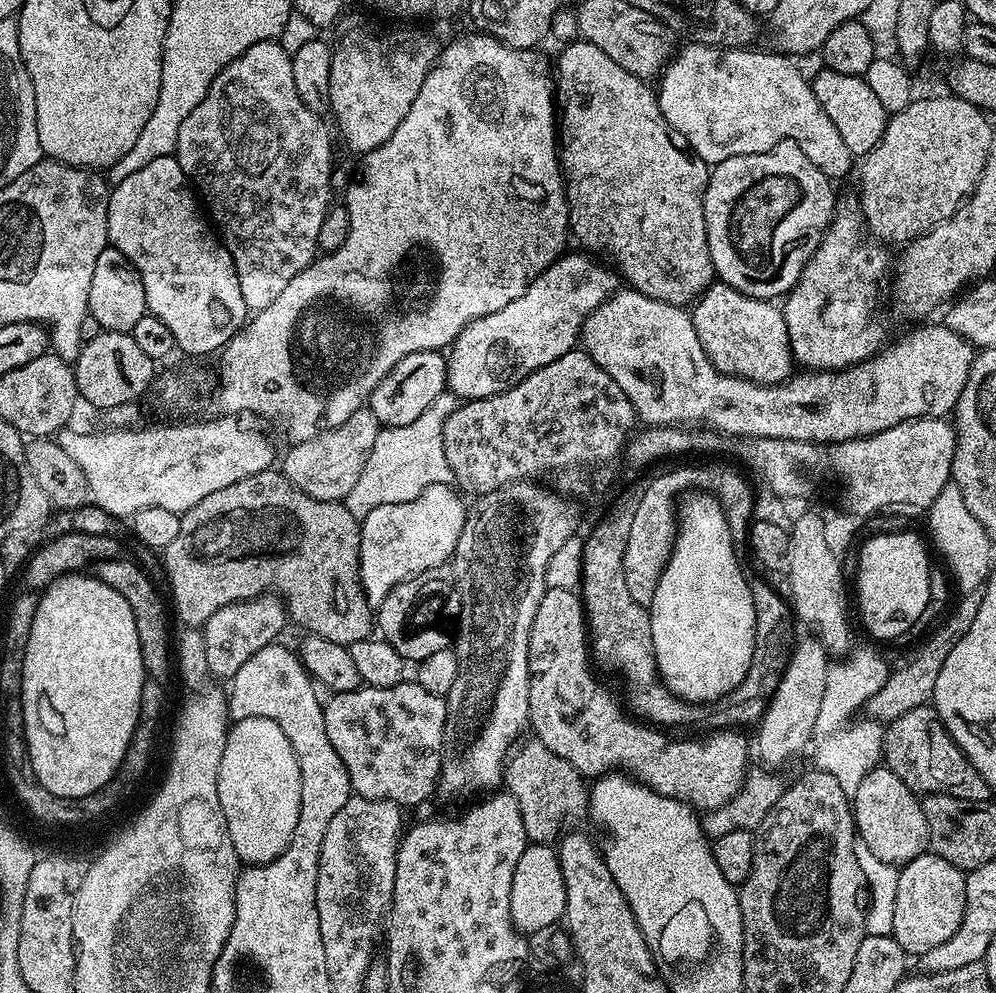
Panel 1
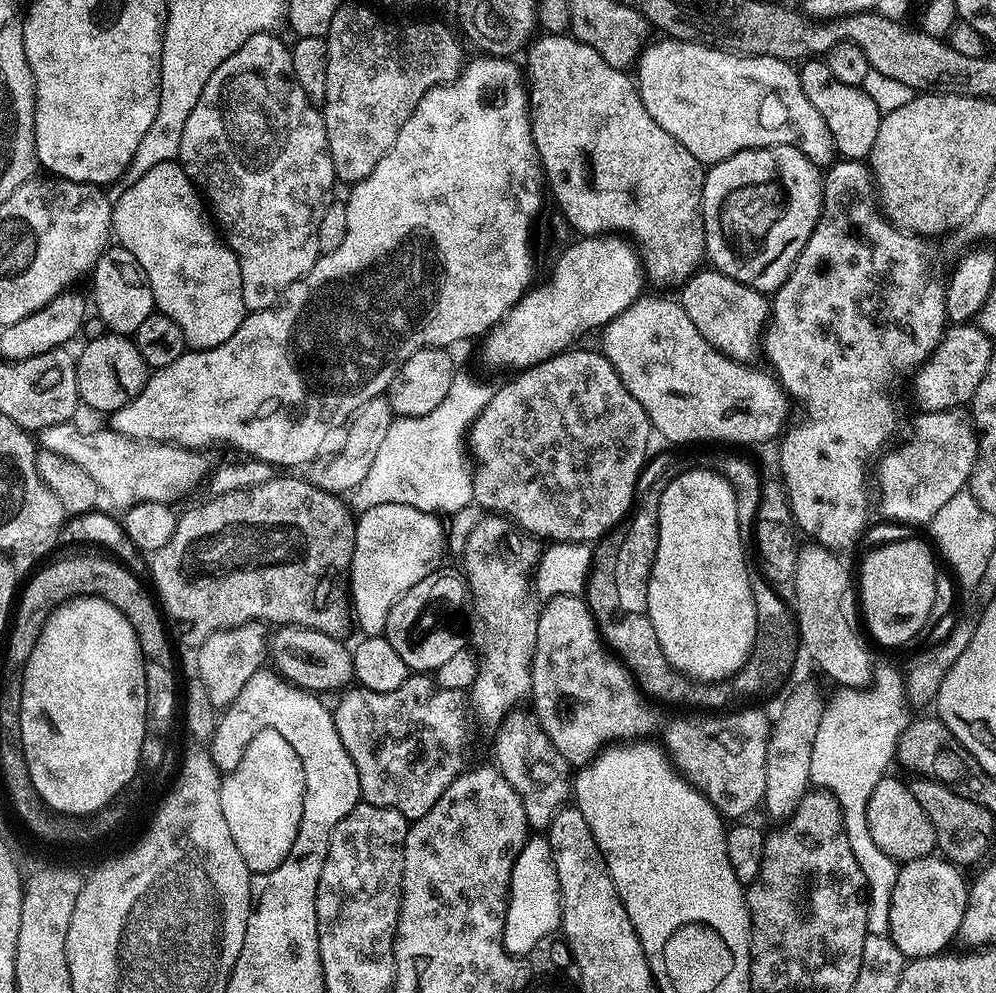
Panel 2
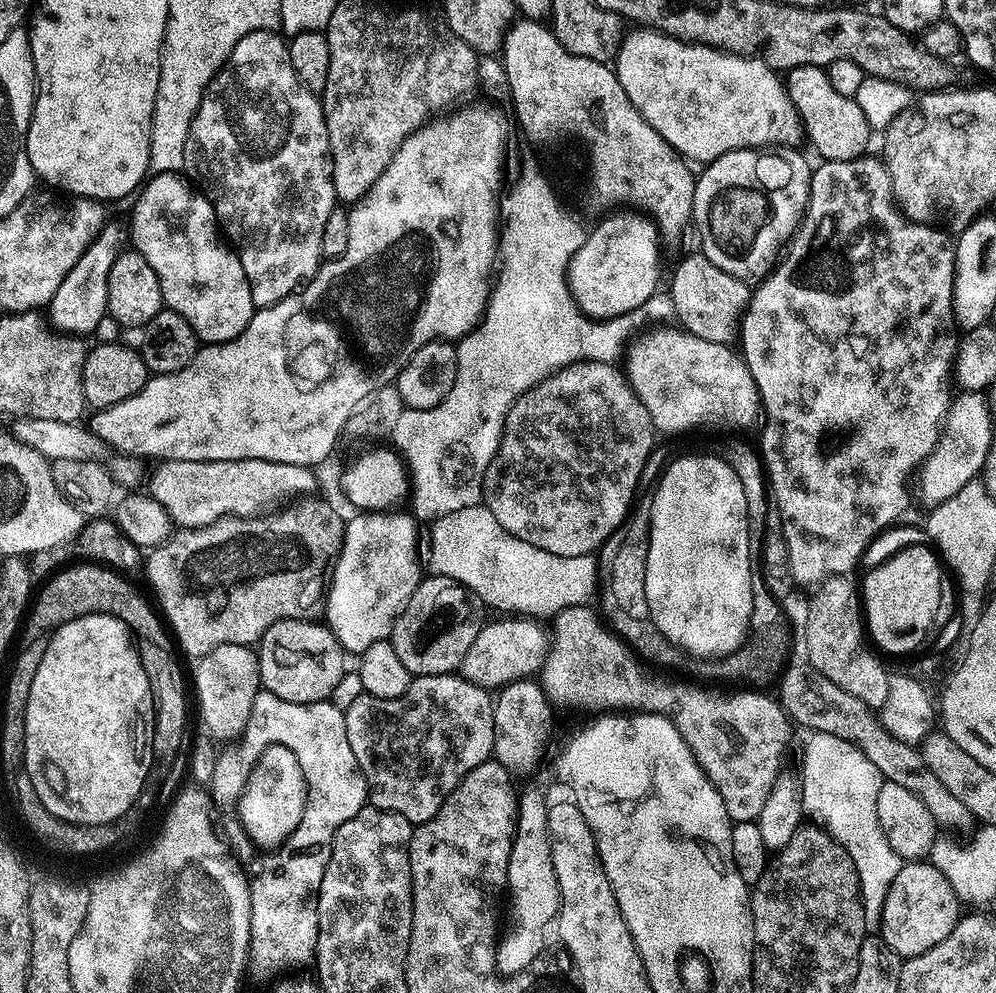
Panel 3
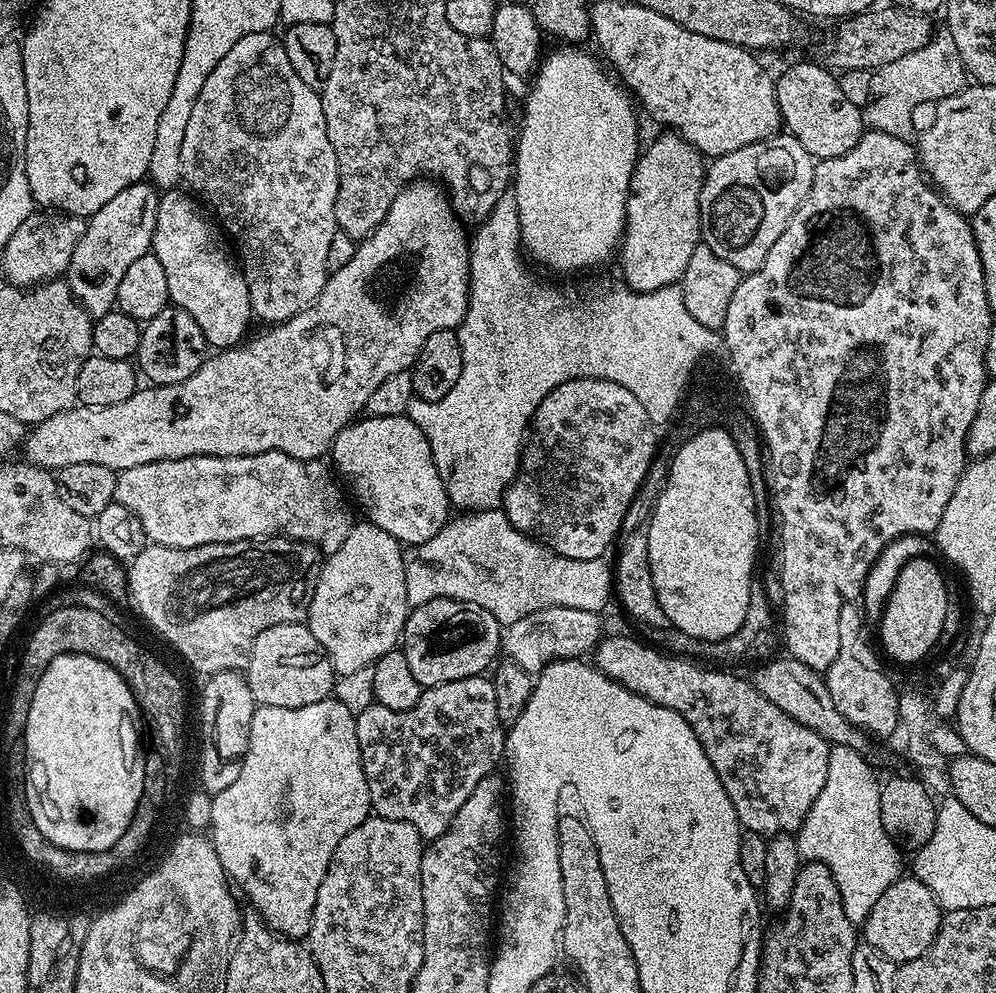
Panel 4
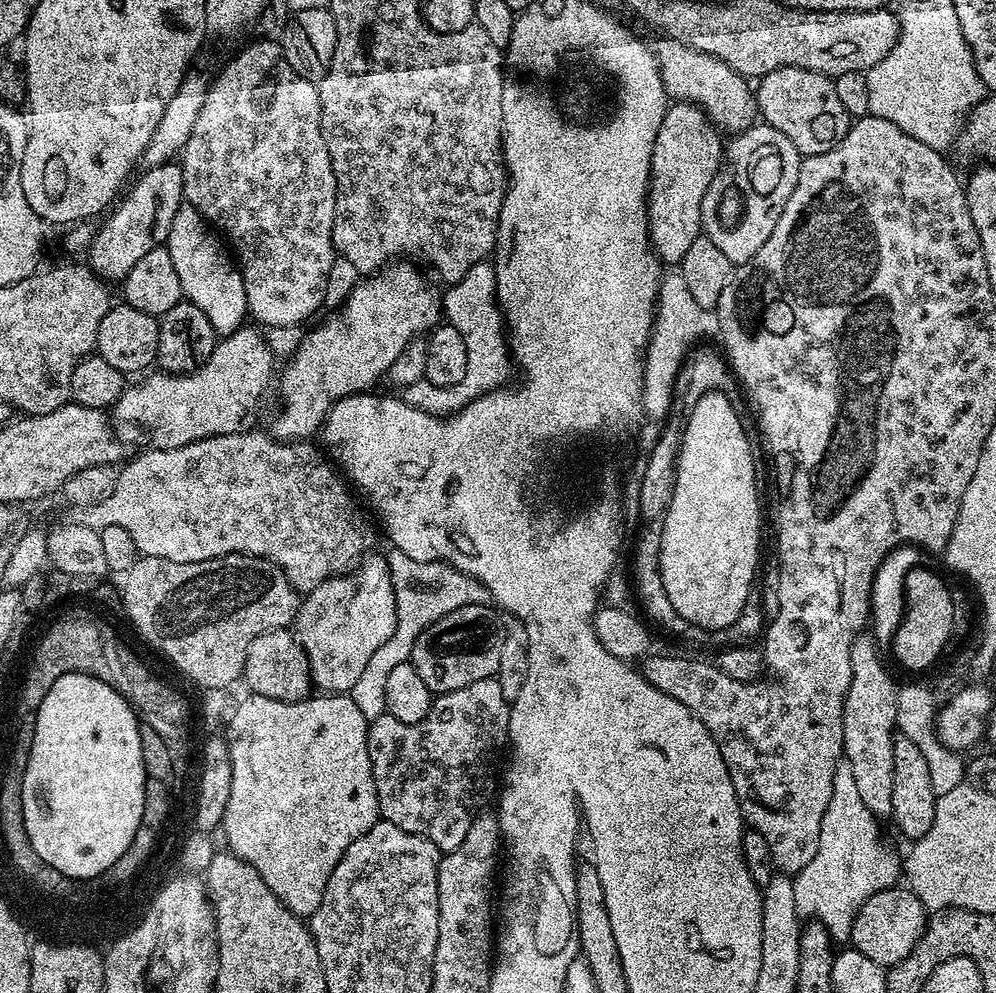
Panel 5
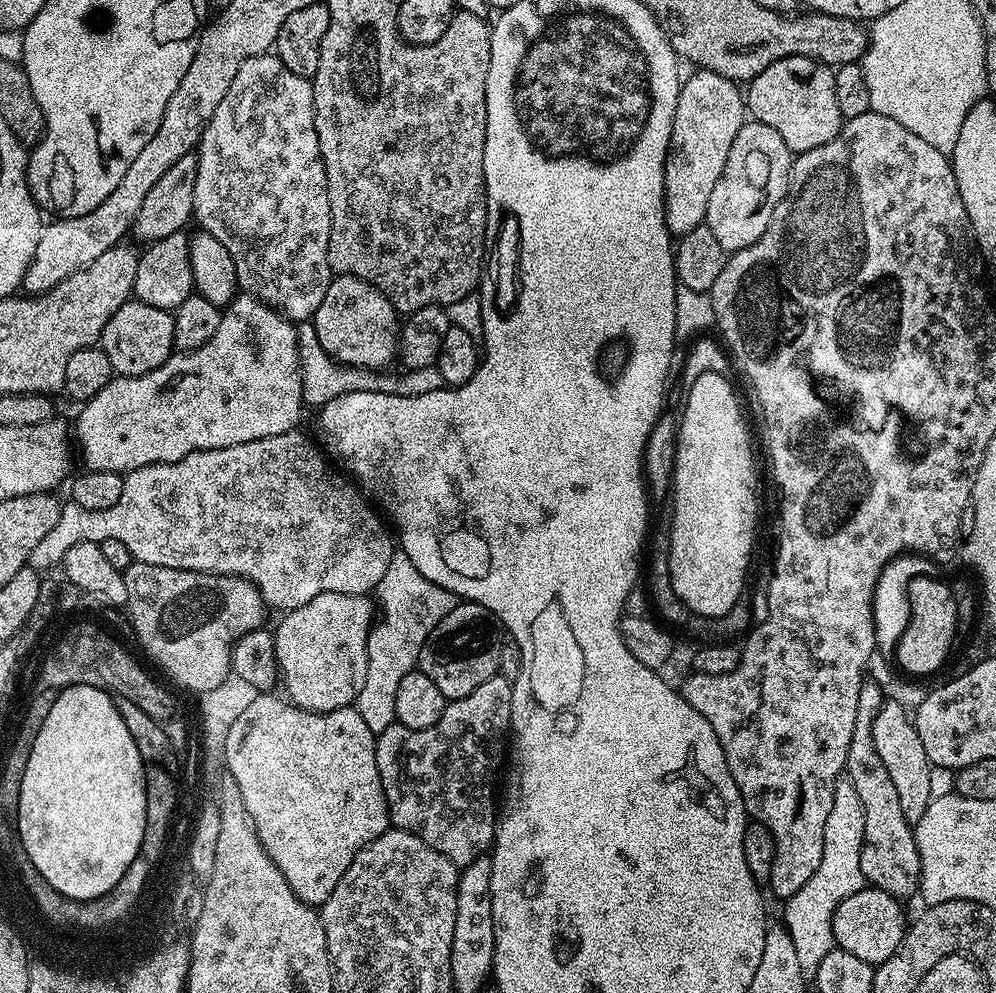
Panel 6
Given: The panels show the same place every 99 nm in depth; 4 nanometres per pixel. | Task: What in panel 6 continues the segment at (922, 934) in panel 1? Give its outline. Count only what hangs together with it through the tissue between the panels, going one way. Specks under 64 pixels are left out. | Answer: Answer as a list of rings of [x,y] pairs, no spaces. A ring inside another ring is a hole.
[[[865,886],[858,894],[842,898],[838,910],[834,910],[832,929],[836,947],[862,958],[862,962],[873,966],[886,962],[898,950],[906,931],[904,908],[897,897],[886,894],[886,890]]]

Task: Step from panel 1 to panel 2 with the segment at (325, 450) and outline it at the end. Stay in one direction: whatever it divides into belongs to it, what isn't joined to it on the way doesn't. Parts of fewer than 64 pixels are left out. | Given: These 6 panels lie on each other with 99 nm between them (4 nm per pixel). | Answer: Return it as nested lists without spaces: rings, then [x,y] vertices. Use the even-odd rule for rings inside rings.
[[[387,395],[375,396],[370,398],[370,402],[362,402],[362,406],[358,406],[350,423],[343,429],[344,441],[341,442],[340,449],[330,453],[328,457],[325,455],[317,459],[311,465],[310,471],[313,472],[311,475],[314,477],[314,483],[327,492],[351,493],[360,485],[362,478],[370,474],[370,466],[378,455],[378,449],[382,447],[382,441],[385,440],[393,419],[392,404],[388,401]]]

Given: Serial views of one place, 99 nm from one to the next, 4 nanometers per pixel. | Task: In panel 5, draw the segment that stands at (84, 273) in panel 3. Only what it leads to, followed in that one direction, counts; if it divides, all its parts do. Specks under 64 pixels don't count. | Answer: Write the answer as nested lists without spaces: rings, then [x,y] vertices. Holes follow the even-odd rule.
[[[179,163],[160,164],[157,168],[147,169],[143,174],[145,176],[132,189],[127,189],[128,197],[126,192],[123,199],[103,217],[104,225],[95,229],[92,243],[86,249],[88,267],[105,282],[123,281],[130,270],[134,270],[134,262],[150,254],[150,250],[161,247],[170,234],[174,214],[178,214],[180,205],[185,203]]]

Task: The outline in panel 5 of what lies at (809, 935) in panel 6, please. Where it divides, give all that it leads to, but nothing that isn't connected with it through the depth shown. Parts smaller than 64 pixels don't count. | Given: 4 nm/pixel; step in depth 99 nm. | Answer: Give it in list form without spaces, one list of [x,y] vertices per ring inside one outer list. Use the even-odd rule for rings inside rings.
[[[846,762],[837,764],[830,806],[826,806],[826,814],[822,814],[818,850],[814,850],[810,863],[795,873],[792,882],[794,906],[801,917],[823,924],[833,941],[851,941],[854,918],[866,898],[874,898],[874,894],[882,890],[897,887],[901,879],[901,857],[896,857],[884,845],[880,837],[880,824],[870,806],[862,802],[850,766]]]

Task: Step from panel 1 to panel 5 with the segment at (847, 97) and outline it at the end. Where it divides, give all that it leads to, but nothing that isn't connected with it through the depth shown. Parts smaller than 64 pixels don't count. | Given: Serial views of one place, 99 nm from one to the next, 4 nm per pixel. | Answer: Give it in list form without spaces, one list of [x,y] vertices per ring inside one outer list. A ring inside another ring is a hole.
[[[779,68],[759,77],[754,88],[756,106],[763,123],[786,134],[801,157],[826,154],[848,132],[850,117],[832,85],[833,77],[805,68]]]

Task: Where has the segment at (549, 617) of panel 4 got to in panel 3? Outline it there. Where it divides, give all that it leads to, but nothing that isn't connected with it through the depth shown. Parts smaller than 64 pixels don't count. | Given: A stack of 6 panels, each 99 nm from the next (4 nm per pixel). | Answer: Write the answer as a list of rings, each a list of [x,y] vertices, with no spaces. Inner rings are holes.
[[[496,619],[500,620],[494,621],[493,624],[492,621],[485,623],[462,665],[465,680],[489,690],[499,690],[515,680],[535,677],[543,669],[550,647],[550,637],[544,633],[544,628],[540,625],[543,623],[539,619]]]

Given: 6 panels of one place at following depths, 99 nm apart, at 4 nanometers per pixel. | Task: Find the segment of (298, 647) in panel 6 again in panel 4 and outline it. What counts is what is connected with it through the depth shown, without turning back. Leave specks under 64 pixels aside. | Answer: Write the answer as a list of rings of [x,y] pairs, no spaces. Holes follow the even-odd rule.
[[[353,523],[350,534],[346,534],[346,542],[342,542],[338,551],[331,553],[323,561],[316,590],[312,593],[312,601],[308,607],[308,628],[324,648],[337,677],[367,668],[375,664],[378,658],[382,658],[382,654],[393,651],[401,643],[404,623],[407,622],[410,611],[406,598],[405,549],[399,540],[386,534],[386,530],[382,530],[377,524],[363,523]]]

